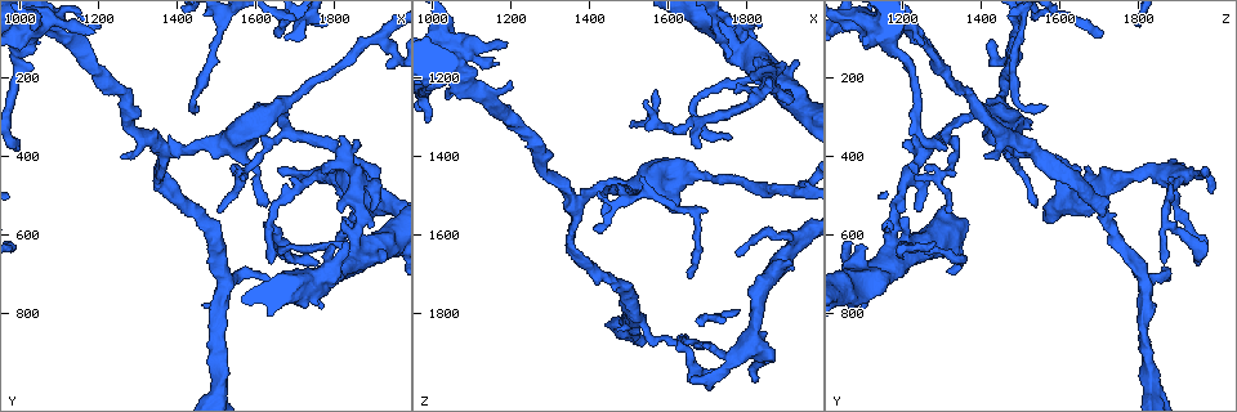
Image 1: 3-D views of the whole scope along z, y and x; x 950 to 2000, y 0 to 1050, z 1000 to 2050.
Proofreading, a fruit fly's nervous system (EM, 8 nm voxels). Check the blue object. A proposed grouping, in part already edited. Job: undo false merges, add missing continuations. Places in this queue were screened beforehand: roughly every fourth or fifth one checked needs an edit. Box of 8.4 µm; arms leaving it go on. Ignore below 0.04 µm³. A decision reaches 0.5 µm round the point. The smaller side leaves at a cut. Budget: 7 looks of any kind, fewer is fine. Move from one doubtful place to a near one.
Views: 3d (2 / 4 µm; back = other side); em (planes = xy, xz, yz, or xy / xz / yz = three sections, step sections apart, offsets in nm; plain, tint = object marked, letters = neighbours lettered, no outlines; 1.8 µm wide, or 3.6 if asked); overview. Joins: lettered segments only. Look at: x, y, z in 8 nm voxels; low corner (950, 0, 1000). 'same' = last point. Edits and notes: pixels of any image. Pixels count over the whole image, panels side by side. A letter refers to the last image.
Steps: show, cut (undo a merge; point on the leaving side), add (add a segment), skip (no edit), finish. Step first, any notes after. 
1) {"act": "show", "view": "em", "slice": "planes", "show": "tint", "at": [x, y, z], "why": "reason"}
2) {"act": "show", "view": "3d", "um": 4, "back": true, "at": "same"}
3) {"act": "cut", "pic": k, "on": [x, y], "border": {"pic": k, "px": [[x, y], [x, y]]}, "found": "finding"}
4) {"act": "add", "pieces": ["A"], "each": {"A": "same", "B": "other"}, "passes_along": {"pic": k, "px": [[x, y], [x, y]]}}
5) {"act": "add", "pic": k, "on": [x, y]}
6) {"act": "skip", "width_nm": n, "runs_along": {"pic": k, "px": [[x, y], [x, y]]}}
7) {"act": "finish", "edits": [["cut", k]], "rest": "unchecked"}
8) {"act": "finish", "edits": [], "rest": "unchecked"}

{"act": "show", "view": "3d", "um": 2, "at": [1765, 715, 1100], "why": "branch point"}

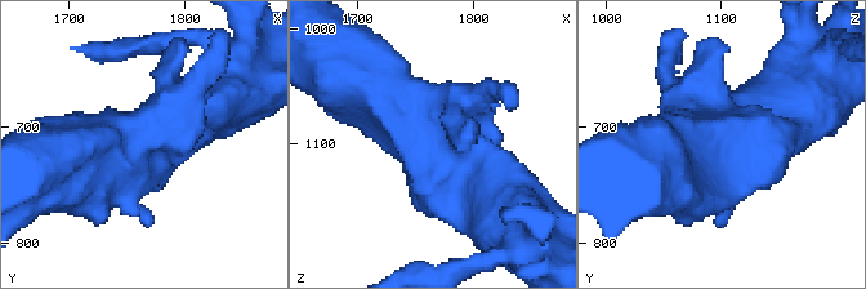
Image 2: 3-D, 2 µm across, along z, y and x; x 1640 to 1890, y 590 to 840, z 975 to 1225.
{"act": "show", "view": "em", "slice": "planes", "show": "letters", "at": [1770, 712, 1106], "why": "shape alone is not enough"}

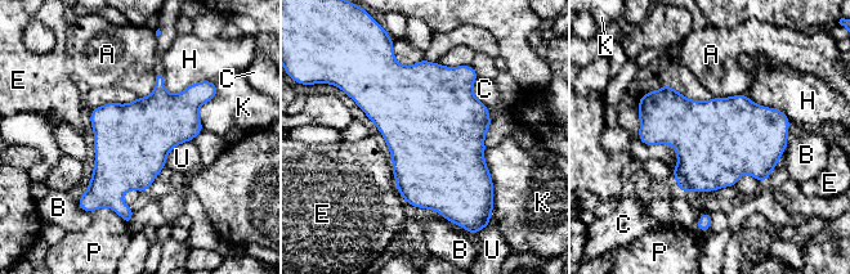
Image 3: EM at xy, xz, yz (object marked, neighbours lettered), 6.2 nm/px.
{"act": "skip", "each": {"A": "other", "B": "other", "C": "other", "E": "other", "H": "other", "K": "other", "P": "other", "U": "other"}, "border": {"pic": 3, "px": [[192, 139], [177, 144], [165, 165]]}, "found": "continuous, no second neuron"}

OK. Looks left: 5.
{"act": "show", "view": "3d", "um": 4, "back": true, "at": [1365, 380, 1505], "why": "three-way junction"}

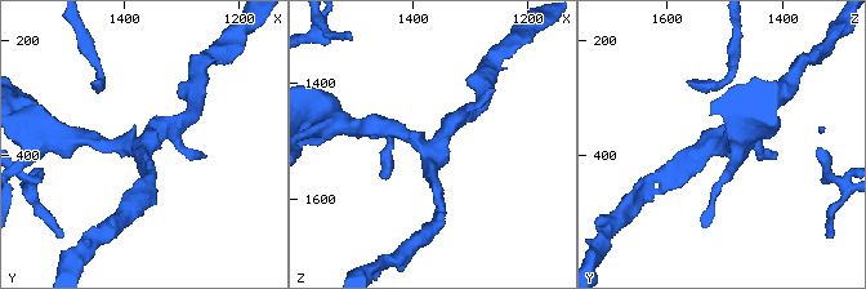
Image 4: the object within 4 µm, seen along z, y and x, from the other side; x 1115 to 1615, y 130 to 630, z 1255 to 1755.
{"act": "show", "view": "em", "slice": "planes", "show": "letters", "at": [1355, 375, 1505], "arms": 3, "arm_widths_nm": [190, 190, 200], "why": "now the EM"}

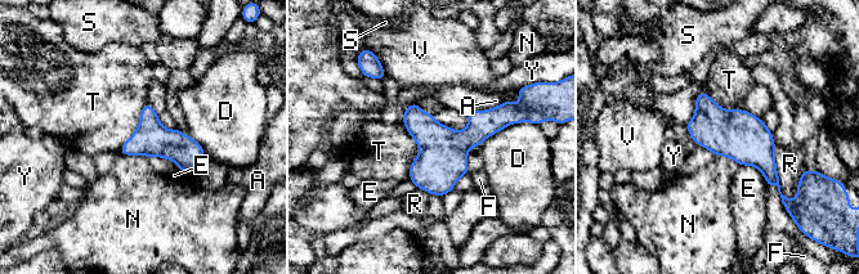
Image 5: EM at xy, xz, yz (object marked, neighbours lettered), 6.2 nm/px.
{"act": "skip", "width_nm": 220, "each": {"A": "other", "D": "other", "E": "other", "F": "other", "N": "other", "R": "other", "S": "other", "T": "other", "V": "other", "Y": "other"}, "border": {"pic": 5, "px": [[402, 124], [419, 148], [410, 179]]}, "found": "continuous, no second neuron"}

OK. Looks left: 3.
{"act": "show", "view": "em", "slice": "planes", "show": "letters", "at": [1925, 95, 1490], "why": "abrupt turn"}

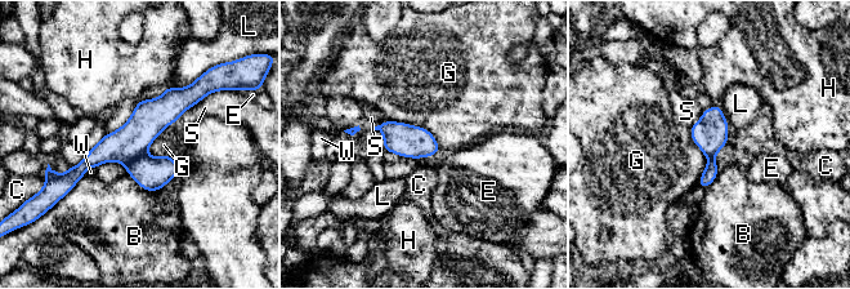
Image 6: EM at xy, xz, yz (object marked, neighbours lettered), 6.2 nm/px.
{"act": "cut", "pic": 6, "on": [133, 139], "longest_contact_nm": ["G", 380], "each": {"B": "other", "C": "other", "E": "other", "G": "other", "H": "other", "L": "other", "S": "other", "W": "other"}, "border": {"pic": 6, "px": [[146, 152], [135, 158], [126, 167]]}, "found": "two neurons meet here"}

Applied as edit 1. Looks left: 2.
{"act": "finish", "edits": [["cut", 6]], "rest": "unchecked"}

